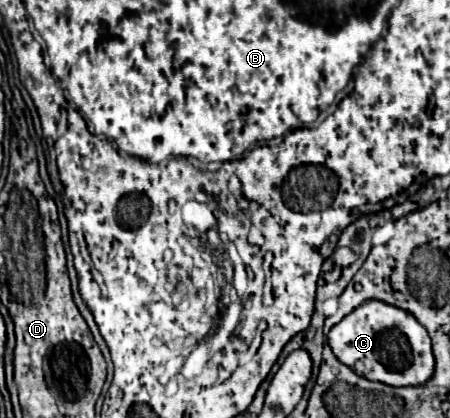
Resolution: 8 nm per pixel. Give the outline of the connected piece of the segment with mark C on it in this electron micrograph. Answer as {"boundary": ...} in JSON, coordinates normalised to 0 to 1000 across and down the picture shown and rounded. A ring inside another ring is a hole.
{"boundary":[[[809,722],[729,799],[747,856],[791,895],[862,923],[942,923],[964,895],[964,847],[947,785],[889,737],[853,722]]]}

